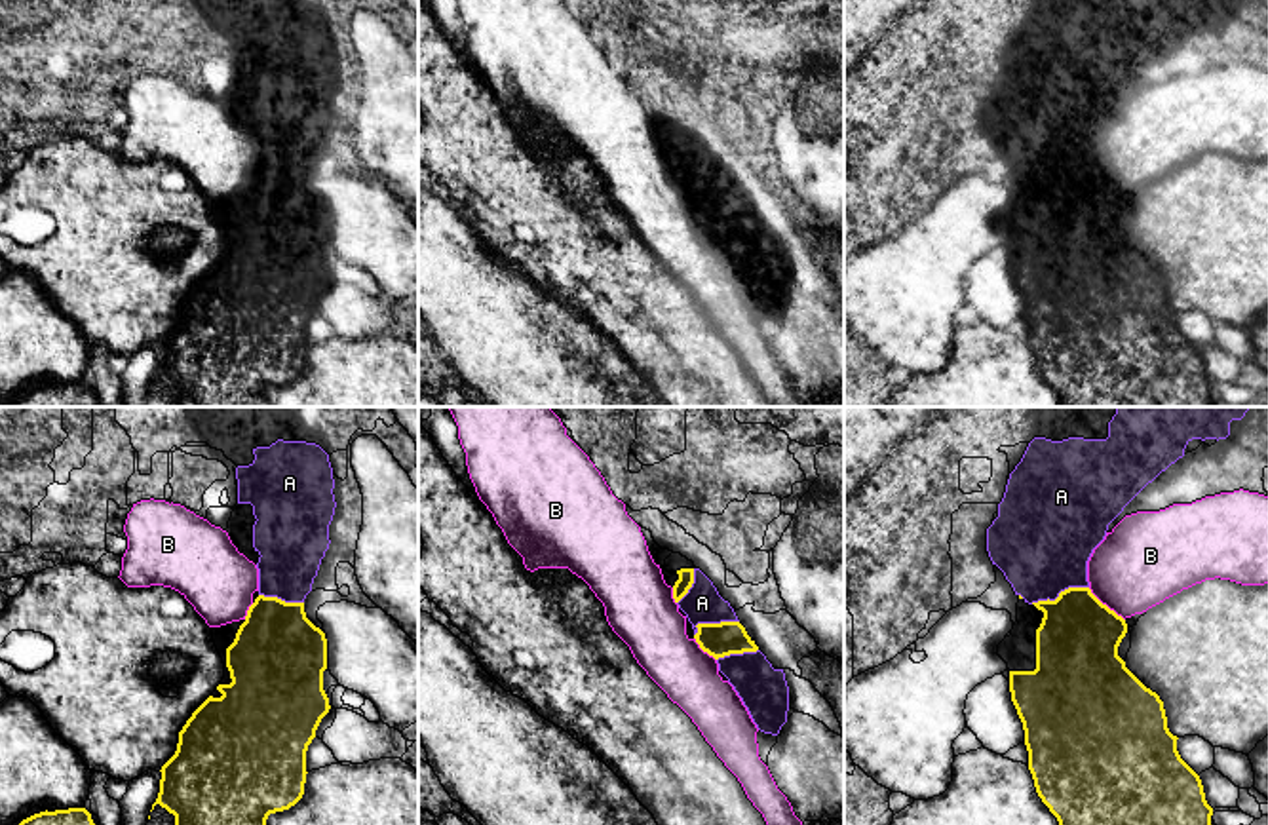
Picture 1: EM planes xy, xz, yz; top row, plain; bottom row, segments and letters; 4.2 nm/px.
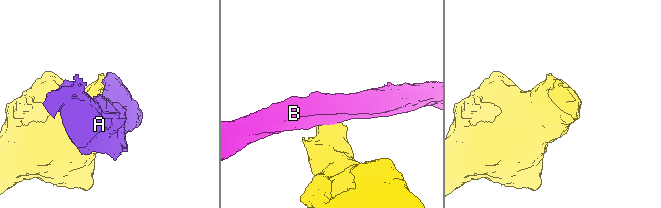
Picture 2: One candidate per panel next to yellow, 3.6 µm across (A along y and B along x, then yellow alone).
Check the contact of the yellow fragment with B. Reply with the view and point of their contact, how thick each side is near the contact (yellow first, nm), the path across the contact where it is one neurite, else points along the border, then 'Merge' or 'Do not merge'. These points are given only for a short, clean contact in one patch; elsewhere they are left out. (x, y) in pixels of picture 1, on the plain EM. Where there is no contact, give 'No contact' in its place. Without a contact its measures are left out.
Touches yellow at yz (1105, 179). Thickness 360 nm (yellow) against 380 nm. Boundary: yz (1088, 162), (1124, 194). Do not merge

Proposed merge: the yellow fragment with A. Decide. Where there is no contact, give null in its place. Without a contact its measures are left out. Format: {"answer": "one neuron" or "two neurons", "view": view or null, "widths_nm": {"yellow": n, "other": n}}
{"answer": "one neuron", "view": "yz", "widths_nm": {"yellow": 360, "other": 420}}

